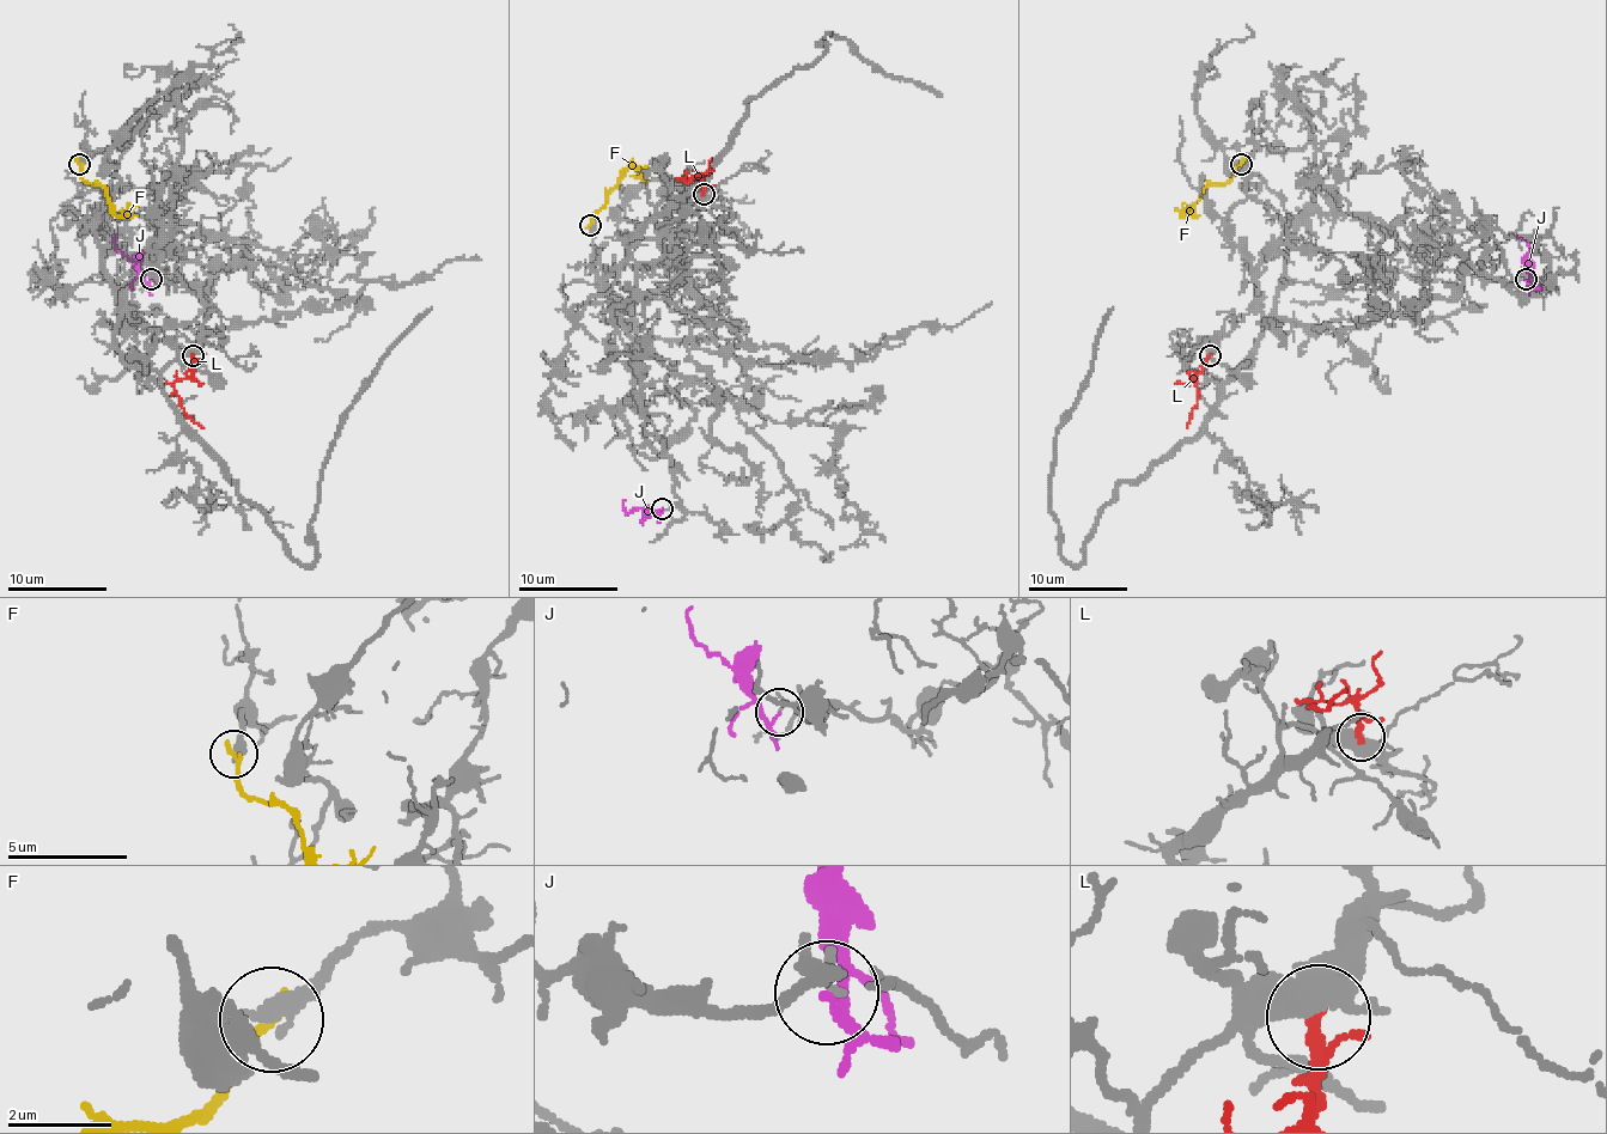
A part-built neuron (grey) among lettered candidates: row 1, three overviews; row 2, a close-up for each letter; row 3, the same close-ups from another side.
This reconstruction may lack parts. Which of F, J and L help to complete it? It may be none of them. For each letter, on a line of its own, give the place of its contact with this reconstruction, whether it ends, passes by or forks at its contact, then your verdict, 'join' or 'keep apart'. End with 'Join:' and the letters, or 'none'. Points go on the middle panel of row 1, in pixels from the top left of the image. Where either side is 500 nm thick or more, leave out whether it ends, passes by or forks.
F: meets grey at (590, 225); it ends there; keep apart
J: meets grey at (662, 508); it passes by; keep apart
L: meets grey at (704, 194); it passes by; keep apart
Join: none

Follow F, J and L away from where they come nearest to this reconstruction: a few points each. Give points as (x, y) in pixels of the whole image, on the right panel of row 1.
F: (1242, 163), (1224, 183), (1212, 183), (1185, 215), (1194, 202)
J: (1526, 280), (1529, 282), (1529, 264), (1523, 260), (1529, 248), (1516, 235)
L: (1210, 357), (1194, 380), (1197, 406), (1187, 428)

